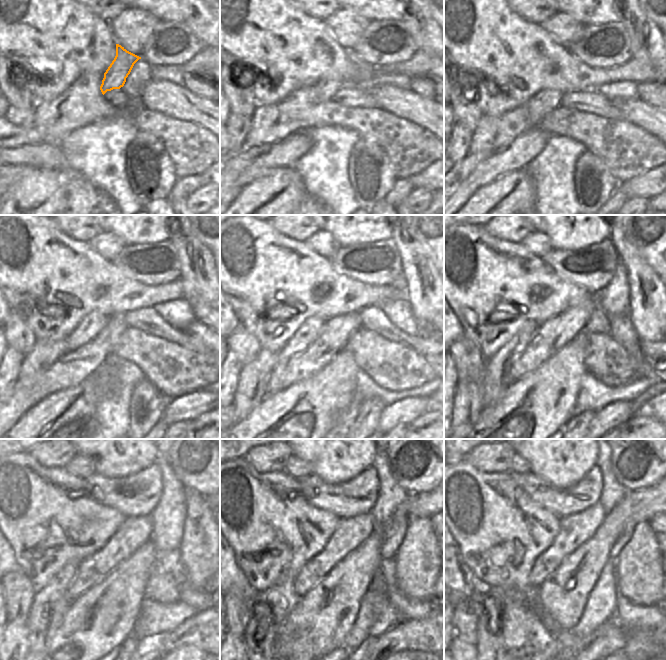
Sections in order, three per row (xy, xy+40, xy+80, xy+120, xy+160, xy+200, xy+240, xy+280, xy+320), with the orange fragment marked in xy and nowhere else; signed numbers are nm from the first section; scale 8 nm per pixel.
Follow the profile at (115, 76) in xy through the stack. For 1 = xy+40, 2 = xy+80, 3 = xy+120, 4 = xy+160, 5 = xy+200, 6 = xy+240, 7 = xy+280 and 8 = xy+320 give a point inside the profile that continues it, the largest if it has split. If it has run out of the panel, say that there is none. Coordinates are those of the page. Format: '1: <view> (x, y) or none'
1: xy+40 (326, 89)
2: xy+80 (545, 100)
3: xy+120 (92, 324)
4: xy+160 (310, 329)
5: xy+200 (518, 343)
6: xy+240 (38, 623)
7: xy+280 (259, 632)
8: xy+320 (485, 640)

